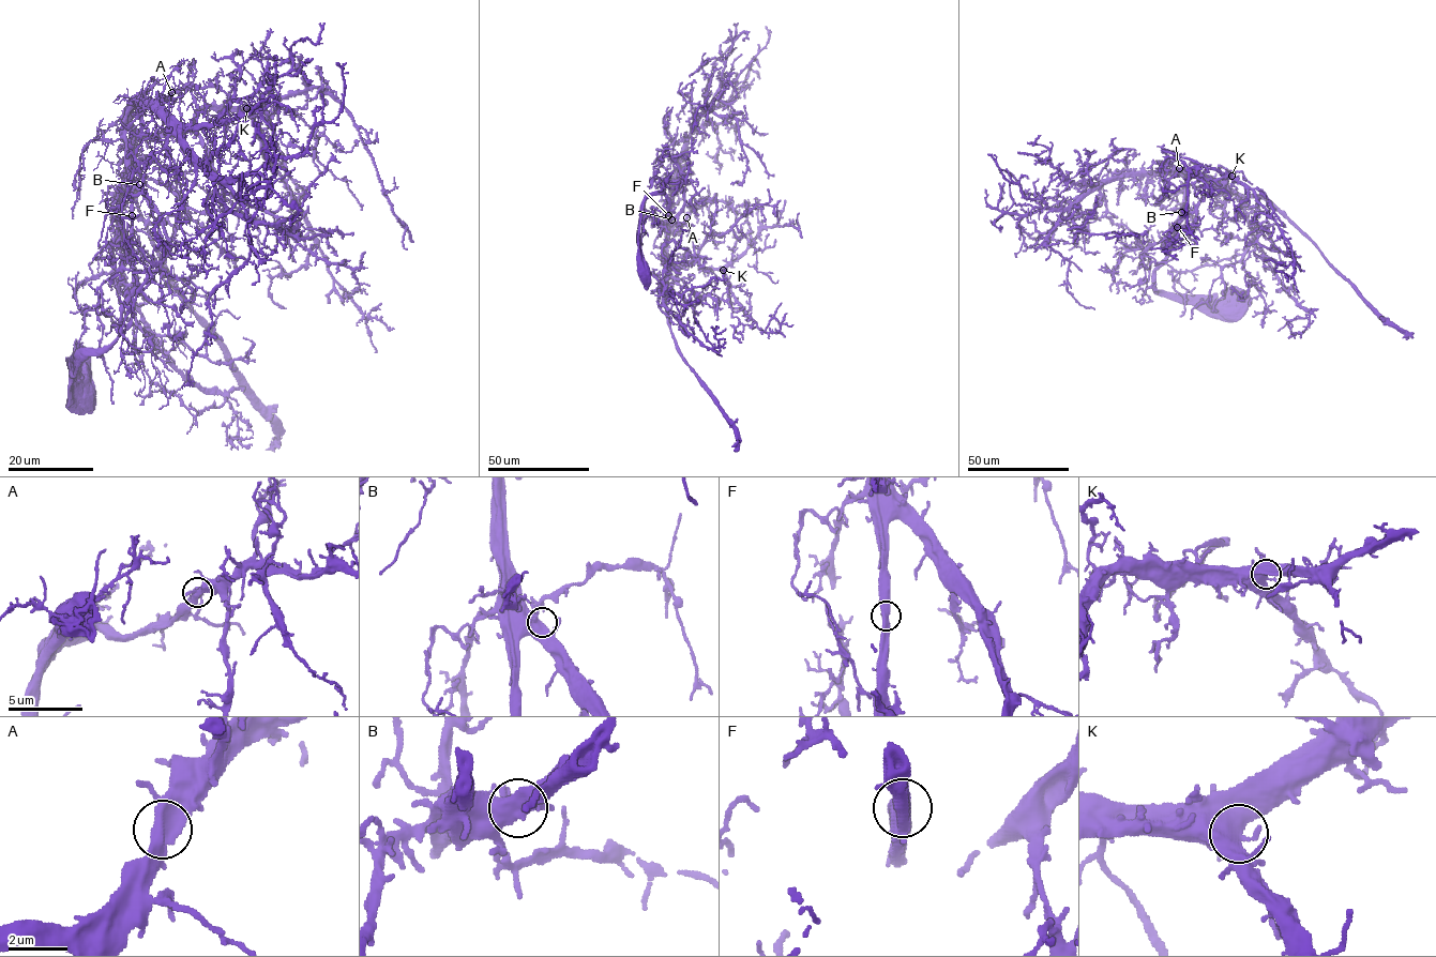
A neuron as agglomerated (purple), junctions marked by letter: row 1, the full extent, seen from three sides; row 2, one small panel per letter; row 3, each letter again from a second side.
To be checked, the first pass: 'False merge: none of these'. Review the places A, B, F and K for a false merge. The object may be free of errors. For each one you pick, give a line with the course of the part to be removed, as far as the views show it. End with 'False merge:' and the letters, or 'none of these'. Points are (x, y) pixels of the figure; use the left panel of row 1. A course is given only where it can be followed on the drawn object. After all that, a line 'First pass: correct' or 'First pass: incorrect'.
False merge: none of these
First pass: correct

